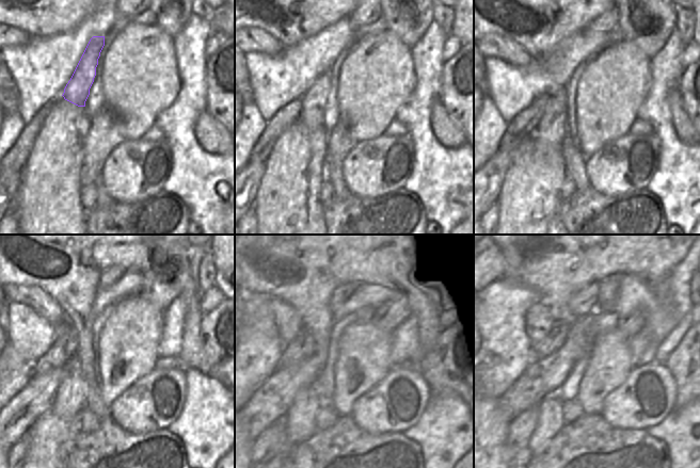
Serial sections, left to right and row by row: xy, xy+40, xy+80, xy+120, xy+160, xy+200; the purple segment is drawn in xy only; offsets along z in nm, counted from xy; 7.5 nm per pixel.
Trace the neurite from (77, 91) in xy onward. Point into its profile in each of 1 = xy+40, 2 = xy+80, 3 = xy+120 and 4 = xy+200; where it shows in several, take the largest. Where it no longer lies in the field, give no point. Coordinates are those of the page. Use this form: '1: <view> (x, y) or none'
1: xy+40 (314, 101)
2: xy+80 (551, 132)
3: xy+120 (72, 397)
4: xy+200 (550, 414)

